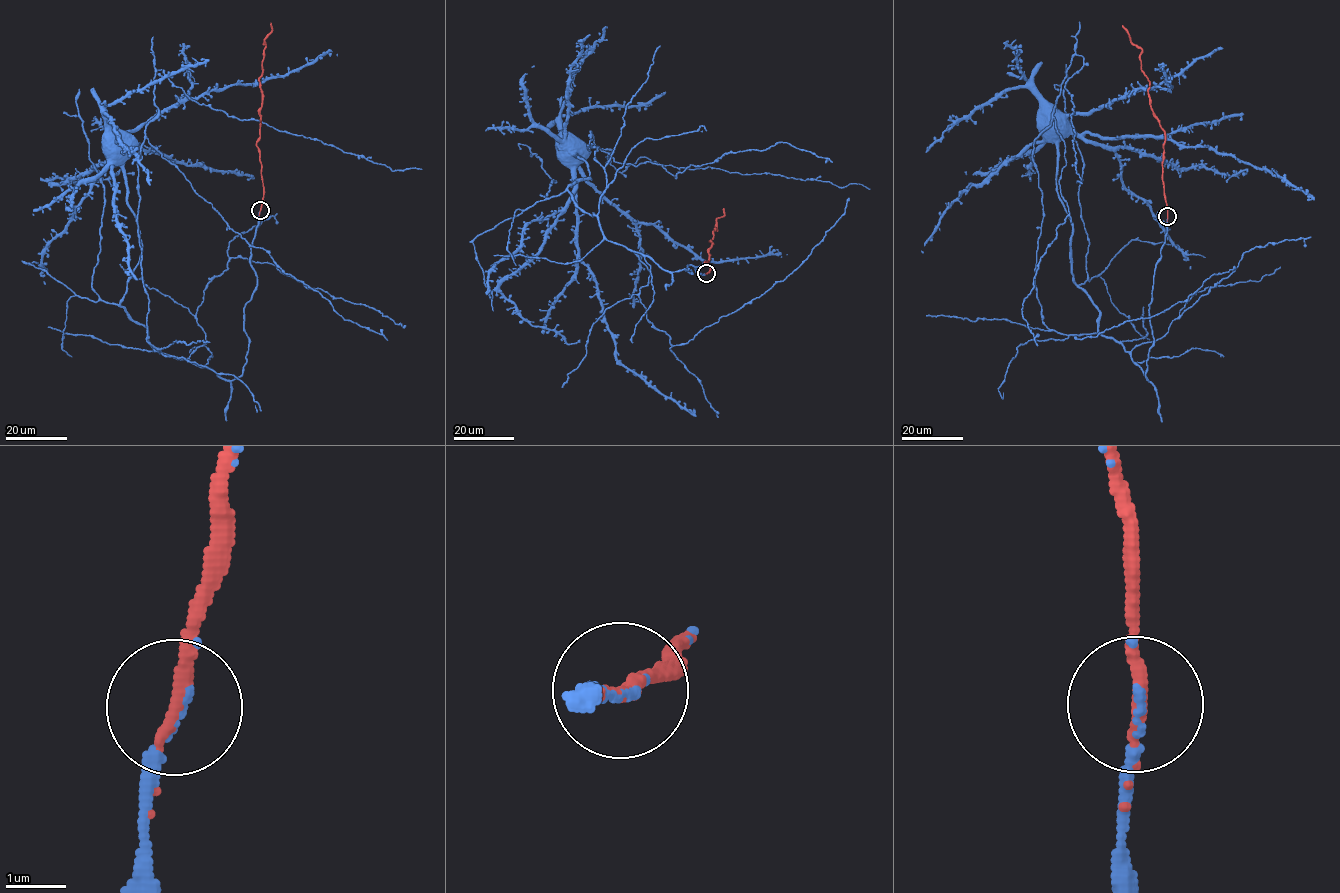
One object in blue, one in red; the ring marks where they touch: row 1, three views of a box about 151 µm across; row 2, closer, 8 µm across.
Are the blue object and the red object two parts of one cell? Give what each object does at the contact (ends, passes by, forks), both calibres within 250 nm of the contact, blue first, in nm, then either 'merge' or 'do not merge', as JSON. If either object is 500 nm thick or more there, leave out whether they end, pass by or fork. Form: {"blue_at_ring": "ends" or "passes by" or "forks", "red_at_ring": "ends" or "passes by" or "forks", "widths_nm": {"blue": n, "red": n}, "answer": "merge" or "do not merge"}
{"blue_at_ring": "passes by", "red_at_ring": "passes by", "widths_nm": {"blue": 90, "red": 200}, "answer": "merge"}

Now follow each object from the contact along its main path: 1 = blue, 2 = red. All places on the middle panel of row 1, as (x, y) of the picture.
1: (707, 273), (691, 265), (691, 273), (667, 271), (609, 241), (568, 190), (591, 178), (573, 140), (567, 145)
2: (706, 273), (709, 241), (717, 230), (716, 219), (724, 214), (723, 208)

